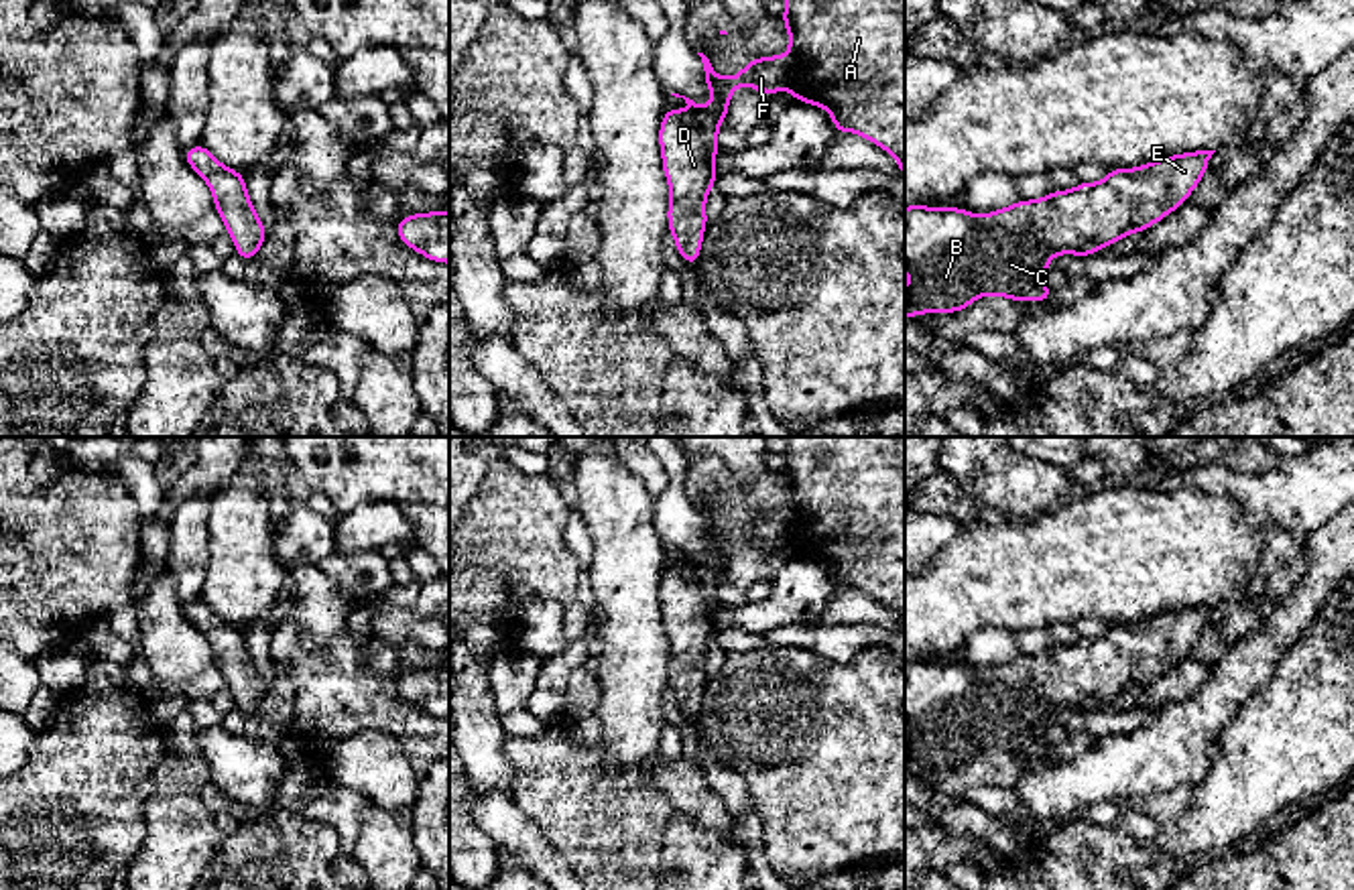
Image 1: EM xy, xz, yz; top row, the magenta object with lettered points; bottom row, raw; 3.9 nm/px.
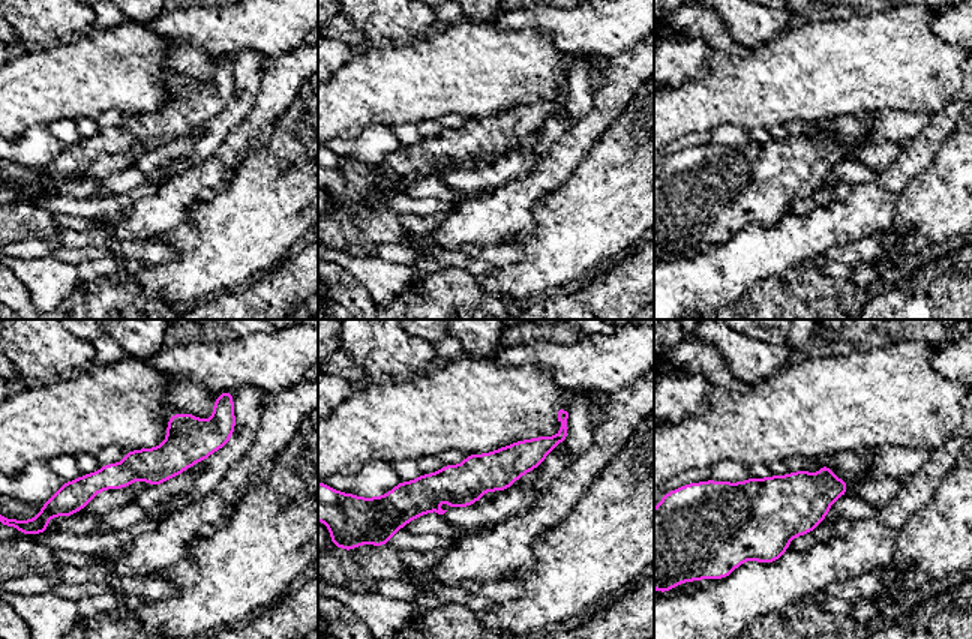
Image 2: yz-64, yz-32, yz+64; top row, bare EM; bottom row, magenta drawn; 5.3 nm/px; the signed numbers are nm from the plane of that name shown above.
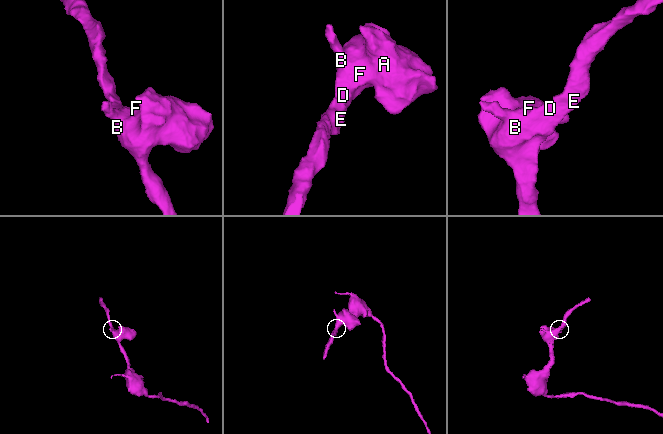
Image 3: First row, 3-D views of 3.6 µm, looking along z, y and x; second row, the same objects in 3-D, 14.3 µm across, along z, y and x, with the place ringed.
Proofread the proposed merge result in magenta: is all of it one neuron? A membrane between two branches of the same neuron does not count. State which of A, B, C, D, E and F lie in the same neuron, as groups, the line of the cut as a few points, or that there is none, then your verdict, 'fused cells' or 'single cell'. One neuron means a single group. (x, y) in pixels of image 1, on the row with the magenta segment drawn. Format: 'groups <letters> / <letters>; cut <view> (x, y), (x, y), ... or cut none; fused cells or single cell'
groups A B C D E F; cut none; single cell

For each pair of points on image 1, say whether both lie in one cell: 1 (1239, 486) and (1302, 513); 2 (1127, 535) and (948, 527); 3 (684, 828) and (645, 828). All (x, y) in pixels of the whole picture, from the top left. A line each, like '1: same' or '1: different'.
1: same
2: different
3: different

